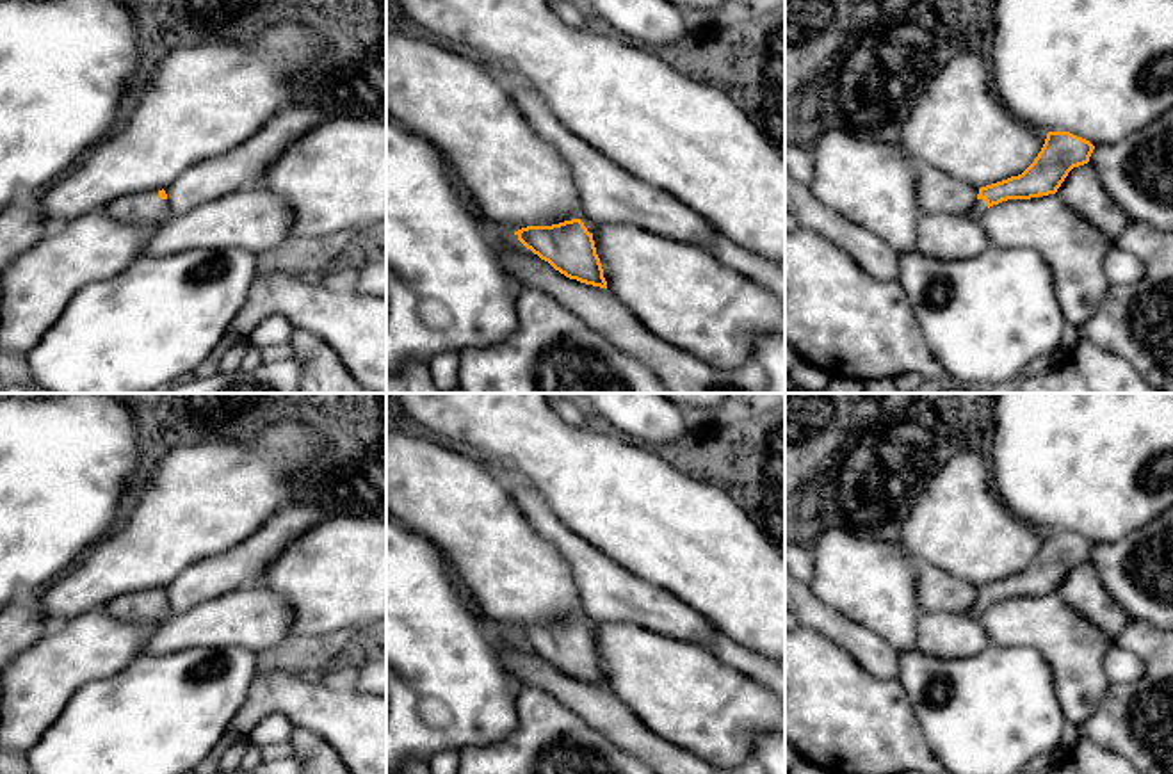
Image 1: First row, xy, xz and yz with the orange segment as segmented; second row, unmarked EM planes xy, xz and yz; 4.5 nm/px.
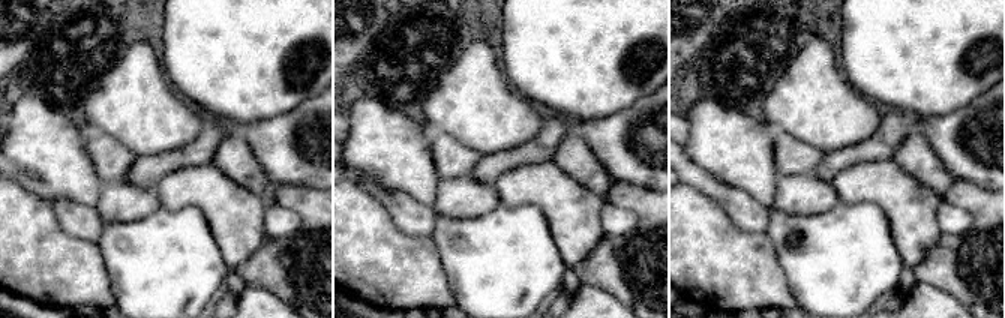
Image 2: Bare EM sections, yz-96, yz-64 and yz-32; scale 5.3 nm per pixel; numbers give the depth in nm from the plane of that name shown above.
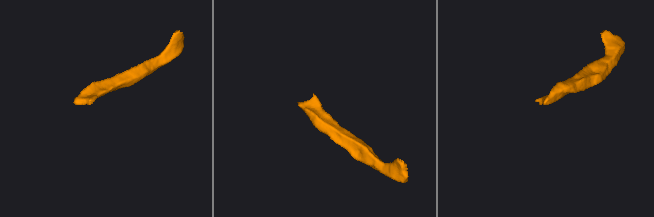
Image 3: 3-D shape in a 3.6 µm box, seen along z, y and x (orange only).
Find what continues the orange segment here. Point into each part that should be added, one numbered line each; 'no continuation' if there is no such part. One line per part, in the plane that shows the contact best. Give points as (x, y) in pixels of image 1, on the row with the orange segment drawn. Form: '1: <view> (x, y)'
1: xy (146, 207)

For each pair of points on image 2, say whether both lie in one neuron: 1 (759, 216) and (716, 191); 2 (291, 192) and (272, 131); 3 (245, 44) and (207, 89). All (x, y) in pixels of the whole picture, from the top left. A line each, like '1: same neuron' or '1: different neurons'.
1: same neuron
2: different neurons
3: same neuron

